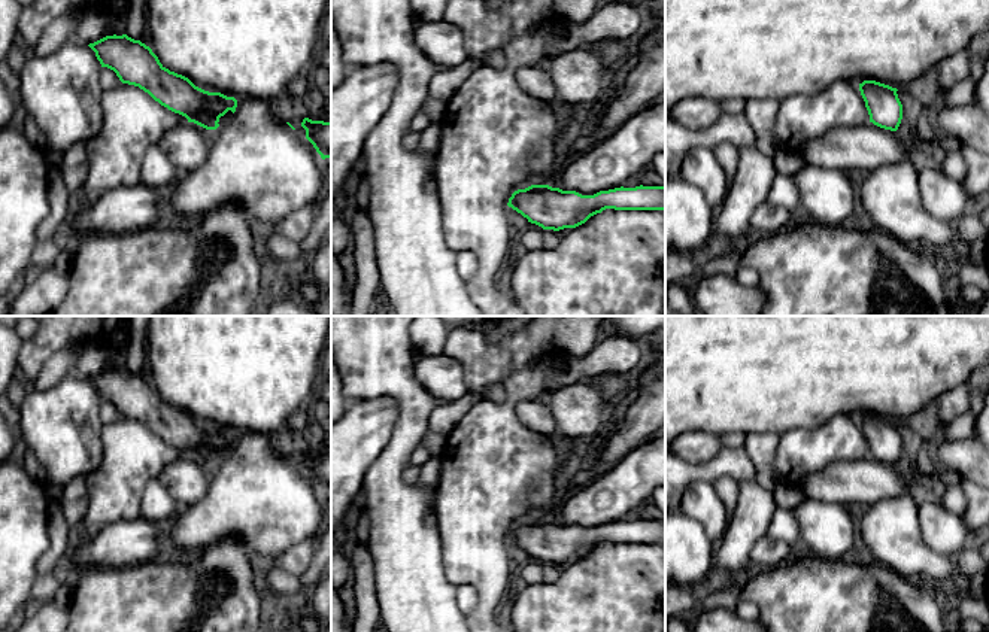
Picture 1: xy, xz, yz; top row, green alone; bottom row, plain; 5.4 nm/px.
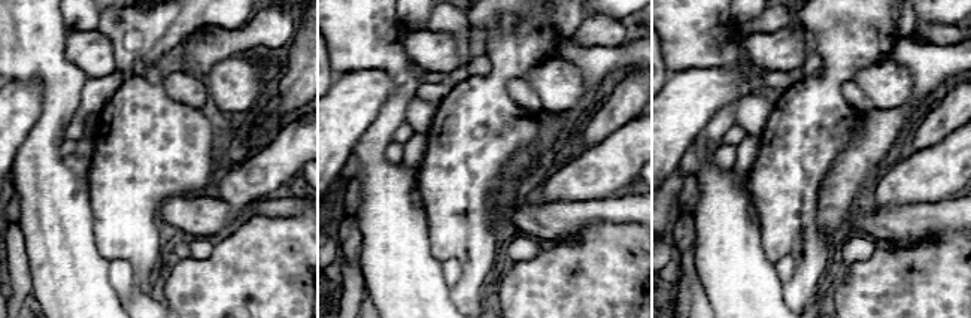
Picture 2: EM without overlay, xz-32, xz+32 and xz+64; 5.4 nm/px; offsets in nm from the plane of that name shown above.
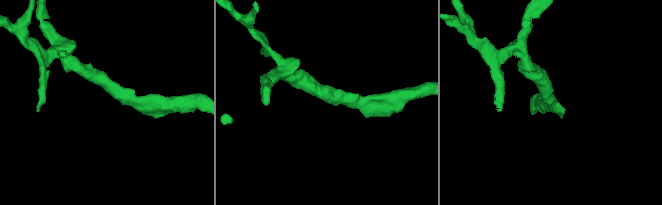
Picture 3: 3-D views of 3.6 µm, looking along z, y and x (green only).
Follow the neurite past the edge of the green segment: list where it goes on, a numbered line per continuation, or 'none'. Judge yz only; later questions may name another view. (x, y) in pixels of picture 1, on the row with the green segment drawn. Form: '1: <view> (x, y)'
none

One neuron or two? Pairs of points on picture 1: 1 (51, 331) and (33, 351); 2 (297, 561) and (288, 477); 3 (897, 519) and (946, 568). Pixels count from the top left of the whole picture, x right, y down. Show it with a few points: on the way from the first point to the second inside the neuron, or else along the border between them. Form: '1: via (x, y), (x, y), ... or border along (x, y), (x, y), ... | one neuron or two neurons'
1: via (48, 336), (38, 346) | one neuron
2: border along (314, 538), (294, 543), (275, 562) | two neurons
3: via (901, 534), (931, 564) | one neuron

